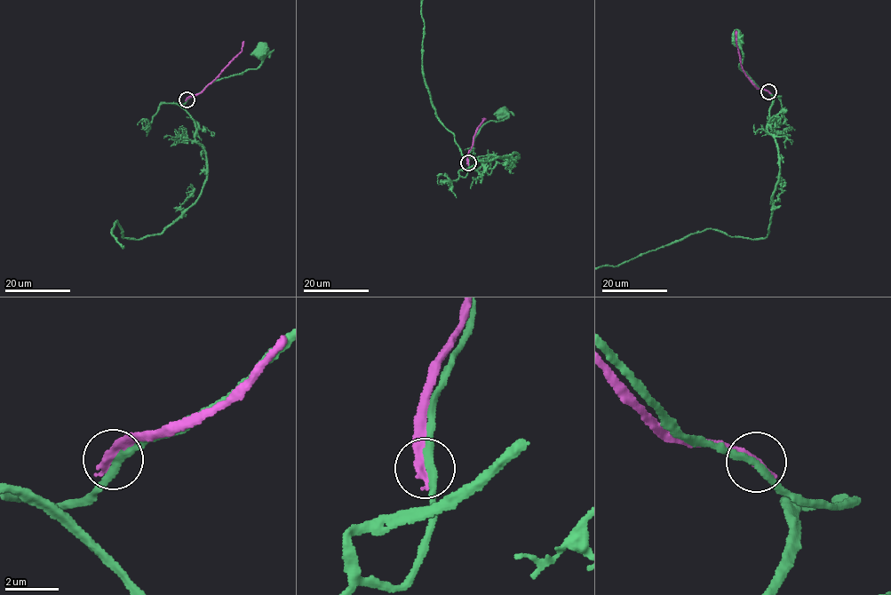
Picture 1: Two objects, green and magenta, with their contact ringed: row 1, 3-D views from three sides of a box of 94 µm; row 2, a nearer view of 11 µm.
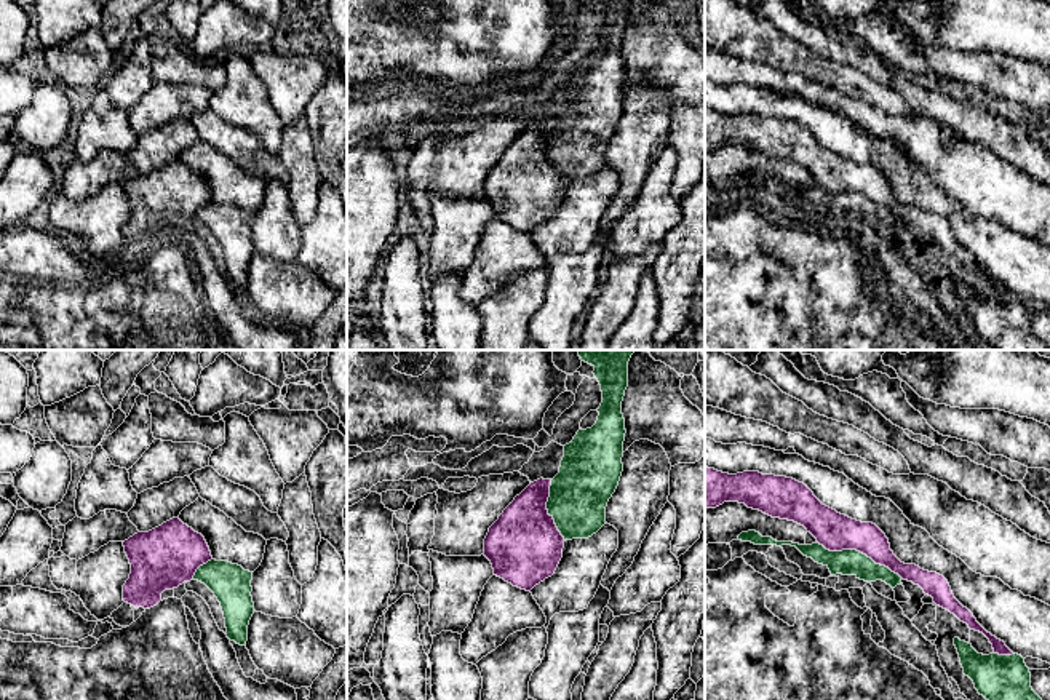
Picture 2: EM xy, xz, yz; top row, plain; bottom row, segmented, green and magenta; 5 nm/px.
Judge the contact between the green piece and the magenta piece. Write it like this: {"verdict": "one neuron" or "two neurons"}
{"verdict": "two neurons"}

